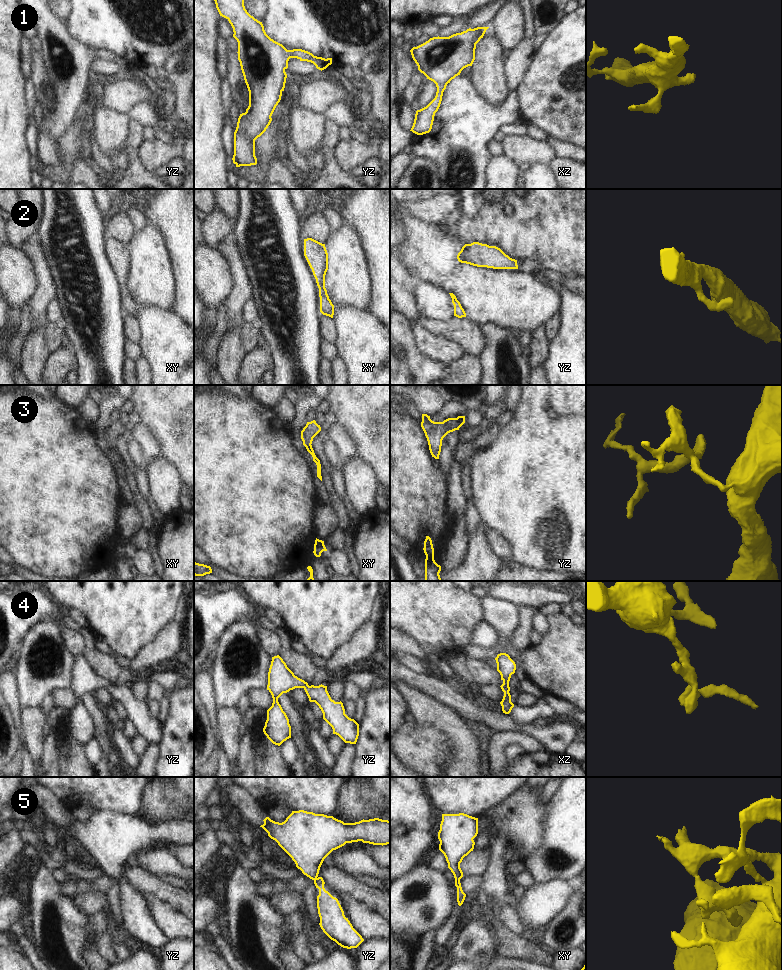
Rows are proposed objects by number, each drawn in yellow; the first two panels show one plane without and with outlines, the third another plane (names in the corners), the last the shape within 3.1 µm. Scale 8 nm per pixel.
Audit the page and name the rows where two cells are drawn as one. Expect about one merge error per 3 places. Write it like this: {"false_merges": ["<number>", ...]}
{"false_merges": []}

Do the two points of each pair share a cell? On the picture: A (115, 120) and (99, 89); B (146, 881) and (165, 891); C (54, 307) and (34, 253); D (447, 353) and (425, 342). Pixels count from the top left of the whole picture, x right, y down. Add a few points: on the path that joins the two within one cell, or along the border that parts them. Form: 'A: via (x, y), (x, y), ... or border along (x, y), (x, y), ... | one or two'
A: via (107, 112), (99, 104), (99, 97) | one
B: via (151, 883), (160, 888) | one
C: border along (56, 296), (48, 307), (49, 322) | two
D: via (442, 349), (430, 345) | one

